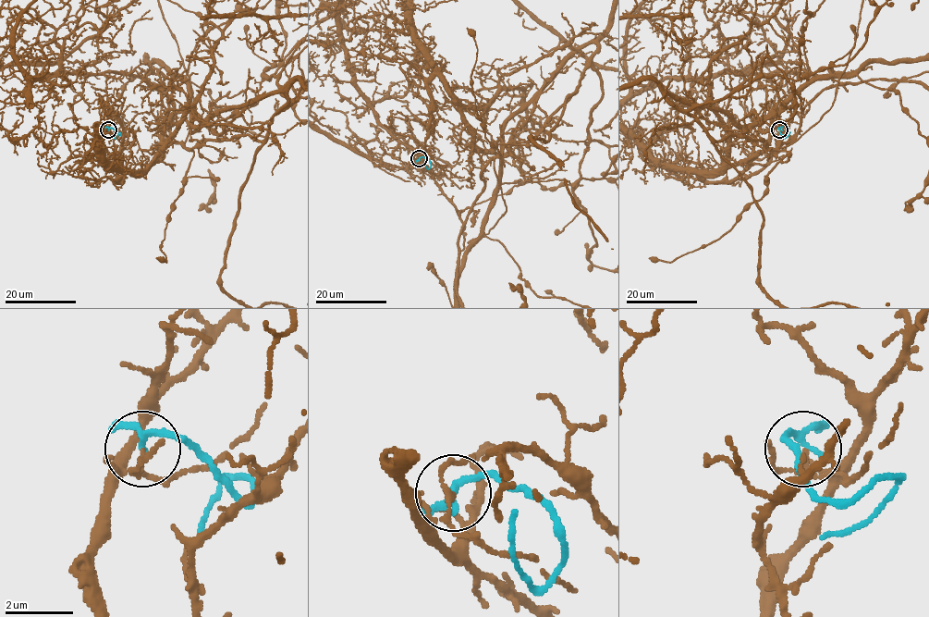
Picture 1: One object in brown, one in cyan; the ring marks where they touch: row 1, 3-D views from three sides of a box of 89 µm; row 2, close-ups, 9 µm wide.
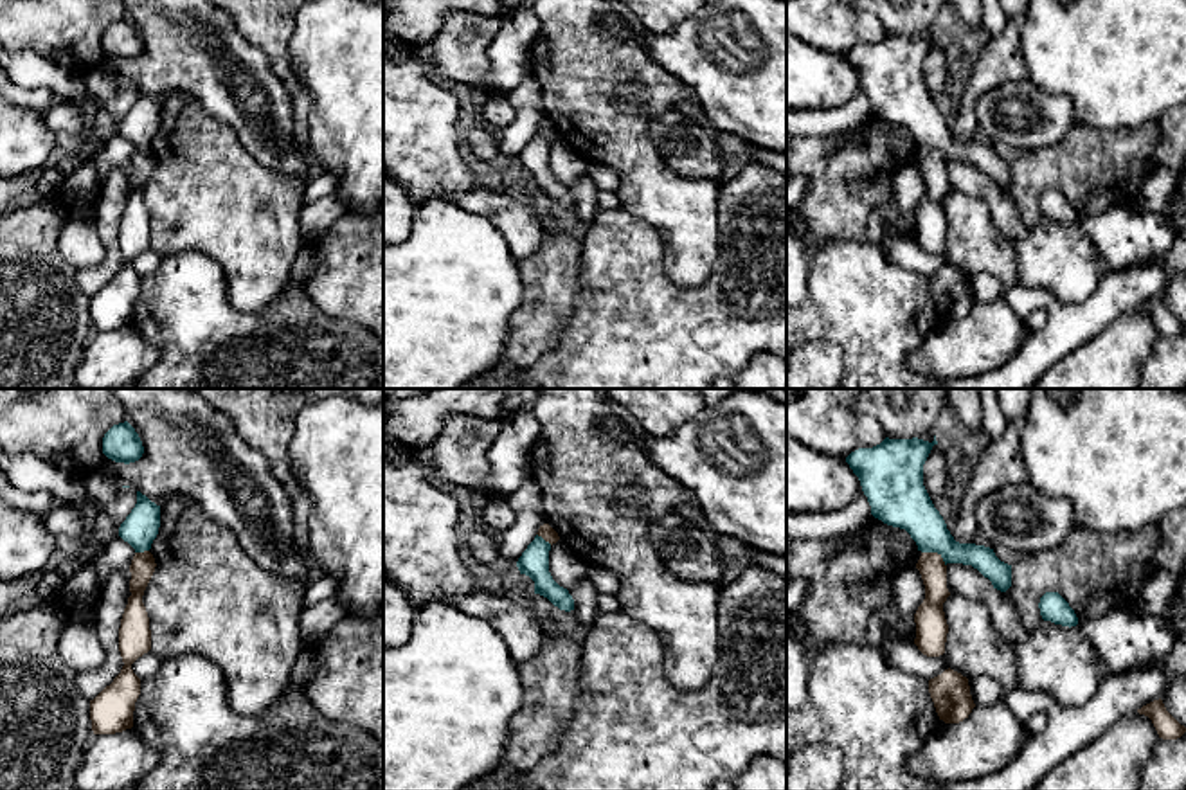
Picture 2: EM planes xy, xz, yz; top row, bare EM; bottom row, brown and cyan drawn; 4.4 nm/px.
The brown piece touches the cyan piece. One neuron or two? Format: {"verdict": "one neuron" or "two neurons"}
{"verdict": "two neurons"}

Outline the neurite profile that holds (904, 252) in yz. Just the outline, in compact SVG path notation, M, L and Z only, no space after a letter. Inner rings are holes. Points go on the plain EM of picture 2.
M887 236L878 247L889 263L927 277L948 266L945 252L927 254L914 239L909 238Z

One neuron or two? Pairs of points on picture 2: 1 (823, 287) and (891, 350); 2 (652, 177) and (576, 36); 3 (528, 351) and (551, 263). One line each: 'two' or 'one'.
1: one
2: one
3: one

